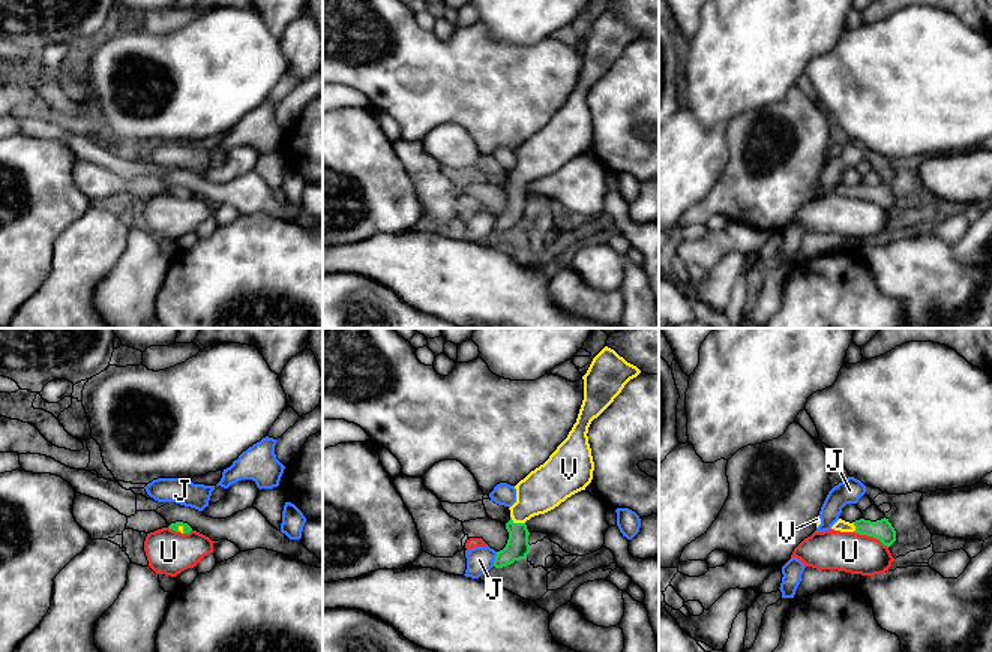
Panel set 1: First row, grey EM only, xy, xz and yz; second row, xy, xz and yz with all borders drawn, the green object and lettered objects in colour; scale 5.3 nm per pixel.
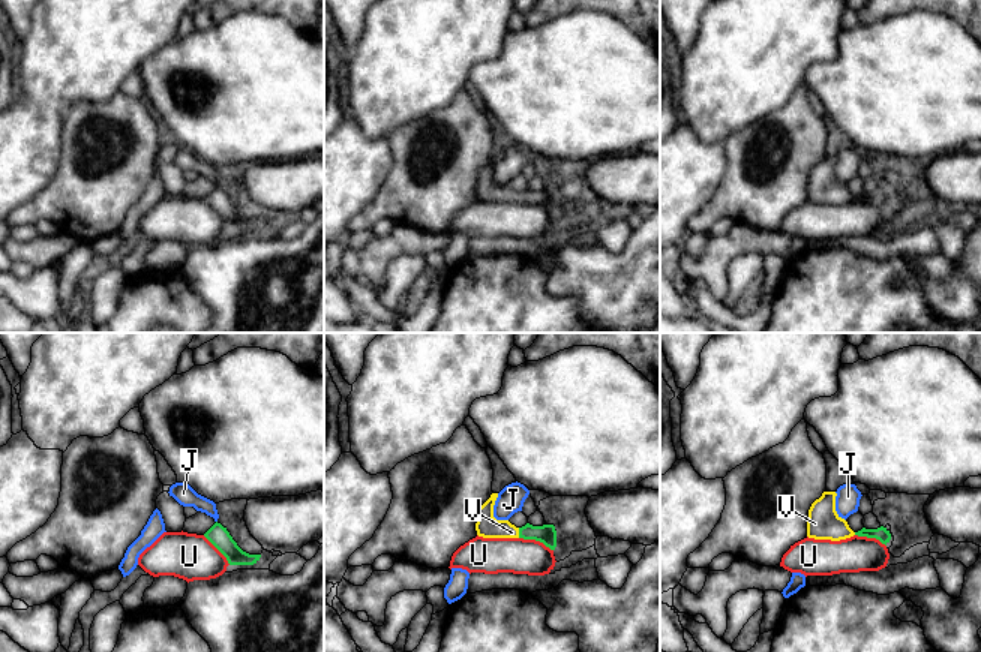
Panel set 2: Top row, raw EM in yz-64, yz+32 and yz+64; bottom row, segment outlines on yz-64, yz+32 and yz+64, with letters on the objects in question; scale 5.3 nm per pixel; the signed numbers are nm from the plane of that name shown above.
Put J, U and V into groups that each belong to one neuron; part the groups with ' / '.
J / U / V

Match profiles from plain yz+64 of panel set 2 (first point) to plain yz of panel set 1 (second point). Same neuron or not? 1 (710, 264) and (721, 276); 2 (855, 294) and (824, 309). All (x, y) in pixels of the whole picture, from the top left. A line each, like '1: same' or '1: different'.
1: different
2: same

